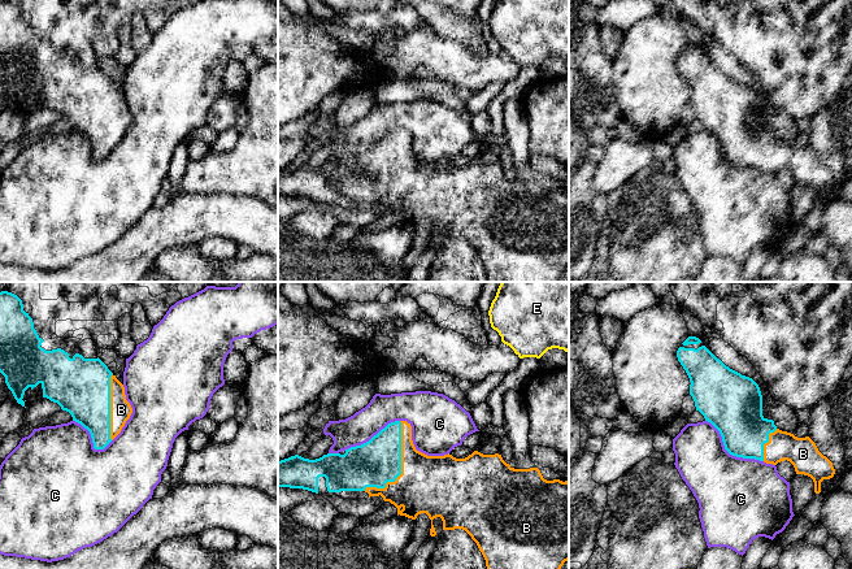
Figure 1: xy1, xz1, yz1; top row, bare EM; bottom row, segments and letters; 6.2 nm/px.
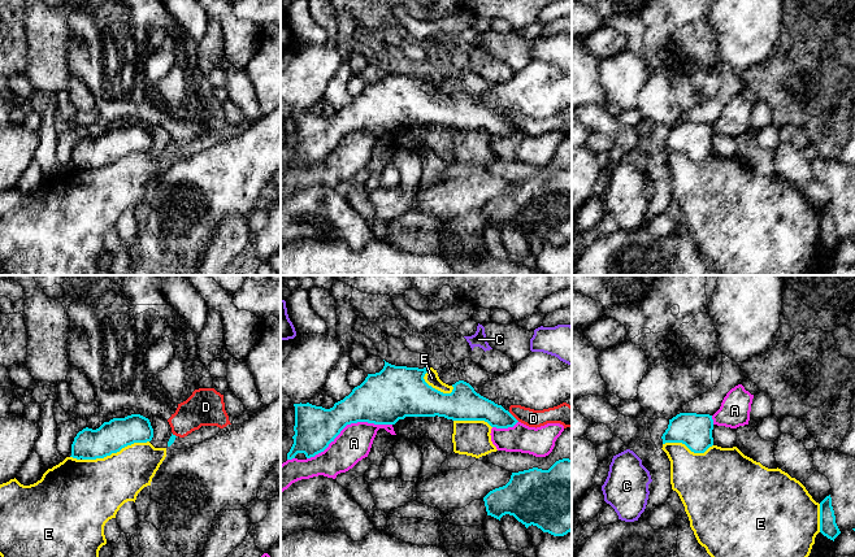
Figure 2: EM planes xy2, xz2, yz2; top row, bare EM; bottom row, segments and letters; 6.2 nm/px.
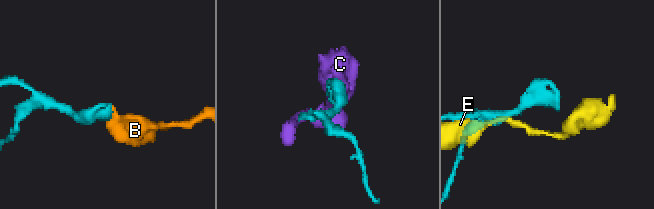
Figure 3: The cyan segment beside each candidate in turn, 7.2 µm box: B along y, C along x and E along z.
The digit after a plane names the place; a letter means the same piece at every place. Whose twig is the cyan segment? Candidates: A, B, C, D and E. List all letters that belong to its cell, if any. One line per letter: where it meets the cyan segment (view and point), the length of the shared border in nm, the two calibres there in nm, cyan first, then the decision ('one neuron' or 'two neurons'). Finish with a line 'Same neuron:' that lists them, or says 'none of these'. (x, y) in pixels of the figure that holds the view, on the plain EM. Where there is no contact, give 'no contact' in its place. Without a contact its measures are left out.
A: meets cyan in xz2 at (348, 133); contact 550 nm long; 300 nm thick on the cyan side, 220 nm on the other; two neurons
B: meets cyan in xz1 at (400, 176); contact 480 nm long; 280 nm thick on the cyan side, 360 nm on the other; one neuron
C: meets cyan in yz1 at (729, 161); contact 440 nm long; 320 nm thick on the cyan side, 460 nm on the other; two neurons
D: meets cyan in xz2 at (512, 125); contact 90 nm long; 170 nm thick on the cyan side, 110 nm on the other; two neurons
E: meets cyan in xy2 at (114, 161); contact 440 nm long; 190 nm thick on the cyan side, 360 nm on the other; two neurons
Same neuron: B

